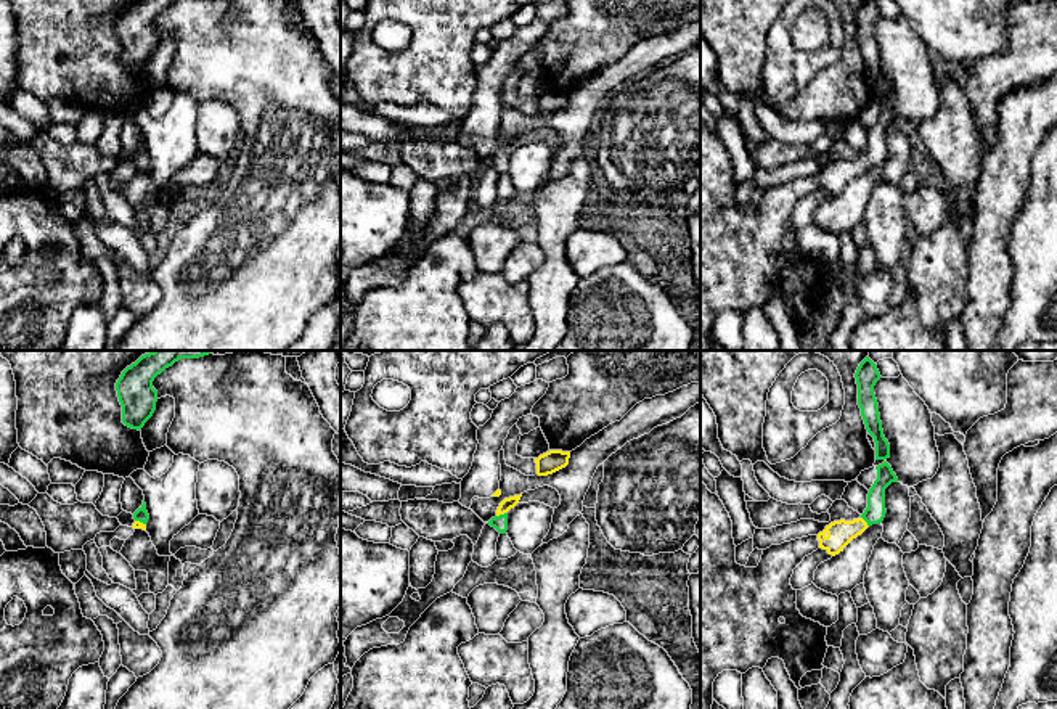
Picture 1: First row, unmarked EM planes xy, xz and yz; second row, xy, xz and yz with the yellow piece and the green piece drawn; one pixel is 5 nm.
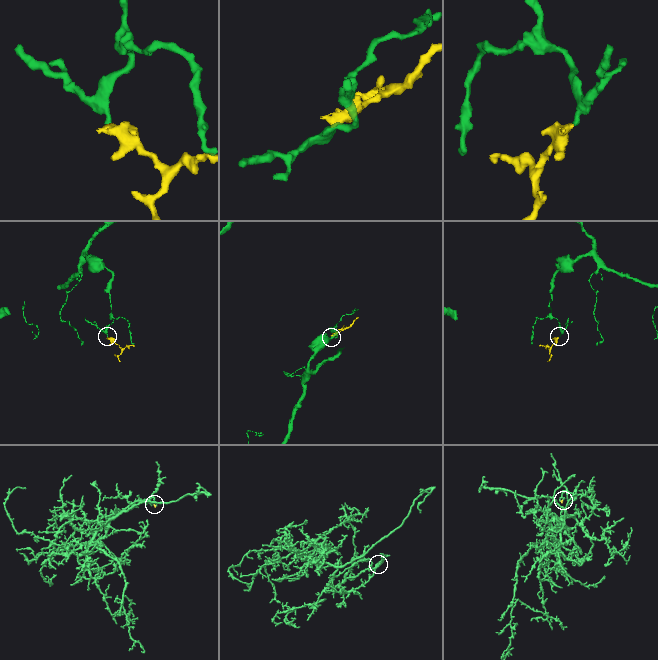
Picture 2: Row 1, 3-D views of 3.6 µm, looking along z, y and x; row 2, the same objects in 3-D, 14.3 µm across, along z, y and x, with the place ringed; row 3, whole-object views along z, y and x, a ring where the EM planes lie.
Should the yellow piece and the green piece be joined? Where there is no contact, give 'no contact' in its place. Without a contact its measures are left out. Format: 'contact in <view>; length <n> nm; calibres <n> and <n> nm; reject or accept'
contact in xz; length 60 nm; calibres 60 and 80 nm; accept

